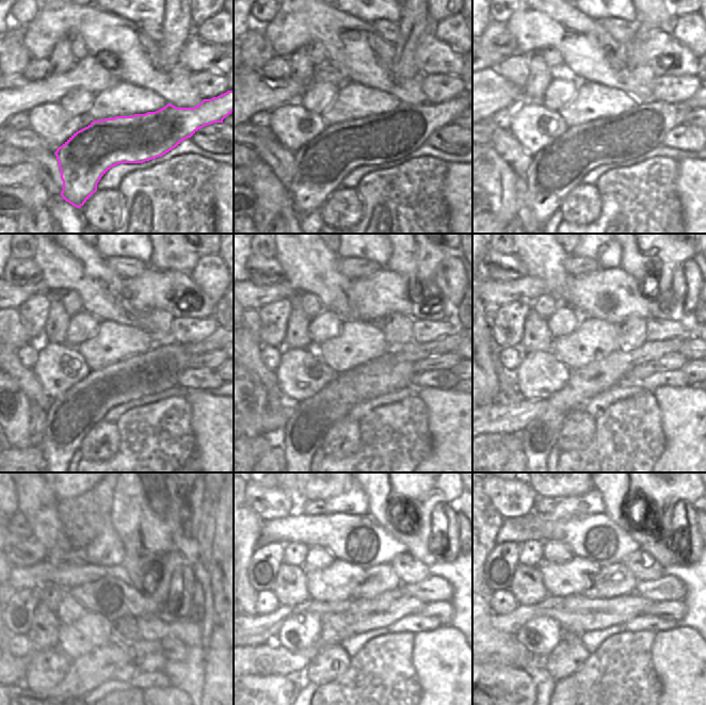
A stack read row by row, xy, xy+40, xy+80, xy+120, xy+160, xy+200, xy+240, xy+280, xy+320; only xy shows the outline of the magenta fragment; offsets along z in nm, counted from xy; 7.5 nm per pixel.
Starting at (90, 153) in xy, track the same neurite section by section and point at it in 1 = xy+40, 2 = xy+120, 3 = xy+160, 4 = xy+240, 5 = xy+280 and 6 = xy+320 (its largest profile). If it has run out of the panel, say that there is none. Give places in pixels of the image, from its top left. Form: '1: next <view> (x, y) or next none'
1: next xy+40 (321, 164)
2: next xy+120 (70, 416)
3: next xy+160 (303, 435)
4: next xy+240 (62, 676)
5: next xy+280 (297, 665)
6: next xy+320 (542, 660)

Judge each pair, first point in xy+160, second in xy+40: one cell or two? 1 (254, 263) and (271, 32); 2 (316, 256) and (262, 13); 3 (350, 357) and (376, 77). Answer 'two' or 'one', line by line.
1: two
2: two
3: two

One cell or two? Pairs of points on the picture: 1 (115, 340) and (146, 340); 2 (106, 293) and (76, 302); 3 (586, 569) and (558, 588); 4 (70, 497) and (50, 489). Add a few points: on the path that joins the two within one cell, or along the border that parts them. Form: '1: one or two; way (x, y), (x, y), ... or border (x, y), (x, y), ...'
1: one; way (123, 340), (139, 340)
2: two; border (58, 292), (74, 291), (81, 301), (82, 309)
3: one; way (579, 573), (568, 583), (564, 585)
4: one; way (65, 497), (55, 489)

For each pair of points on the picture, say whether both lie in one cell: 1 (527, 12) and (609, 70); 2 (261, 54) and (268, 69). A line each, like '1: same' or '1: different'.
1: same
2: different

